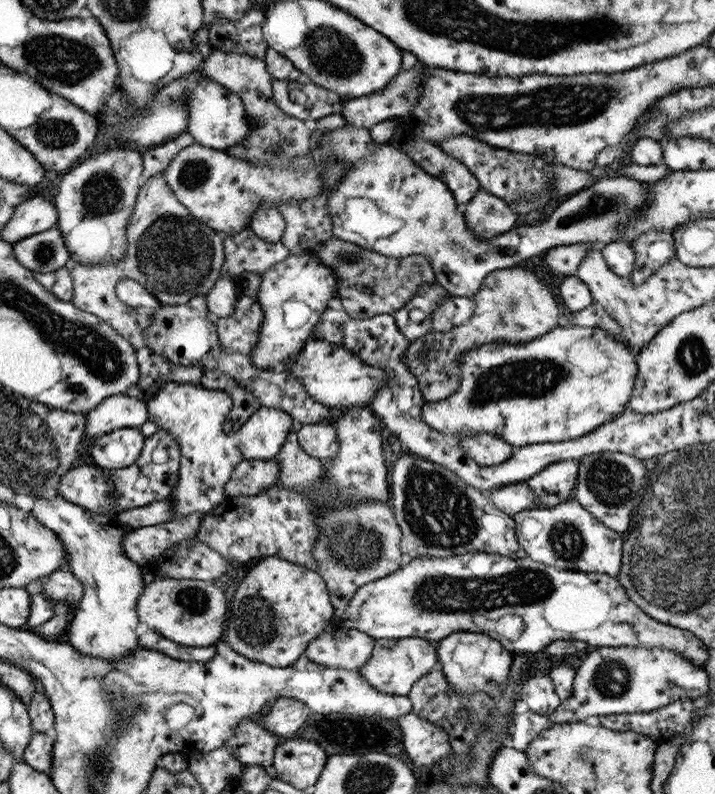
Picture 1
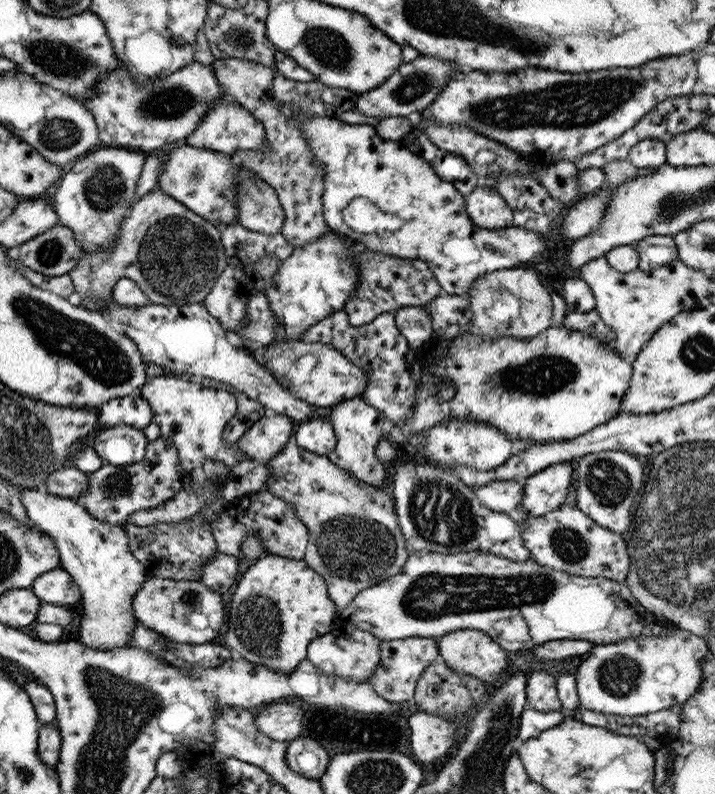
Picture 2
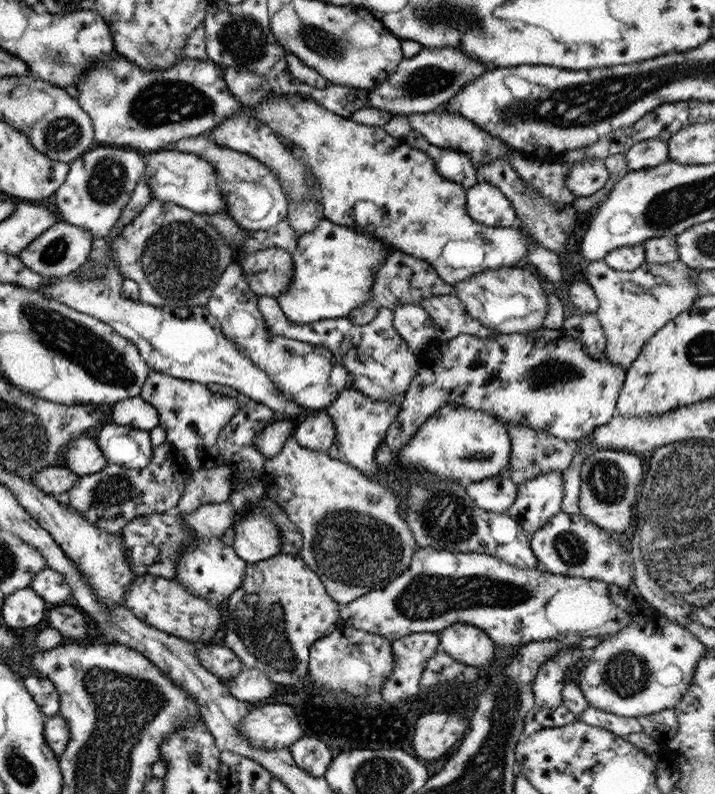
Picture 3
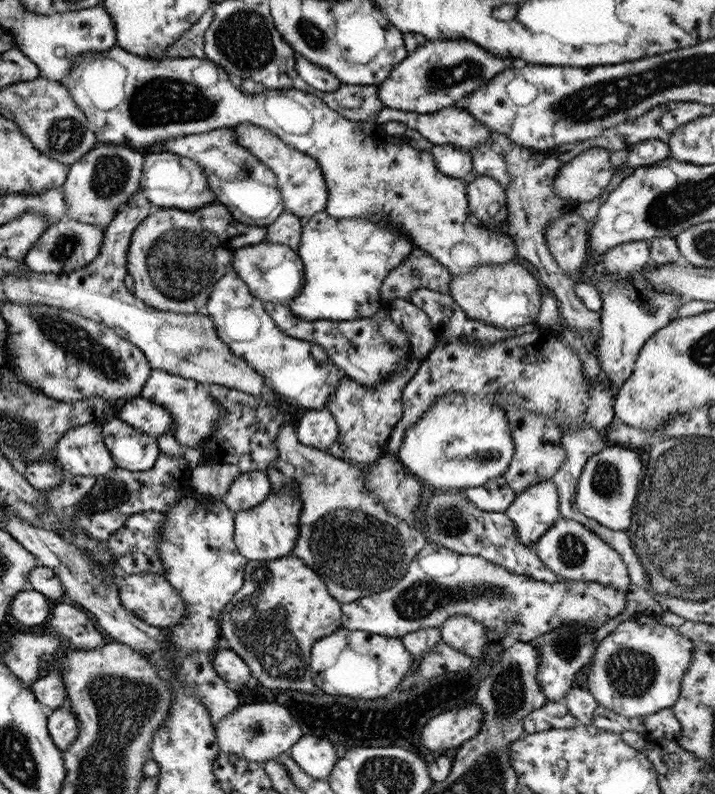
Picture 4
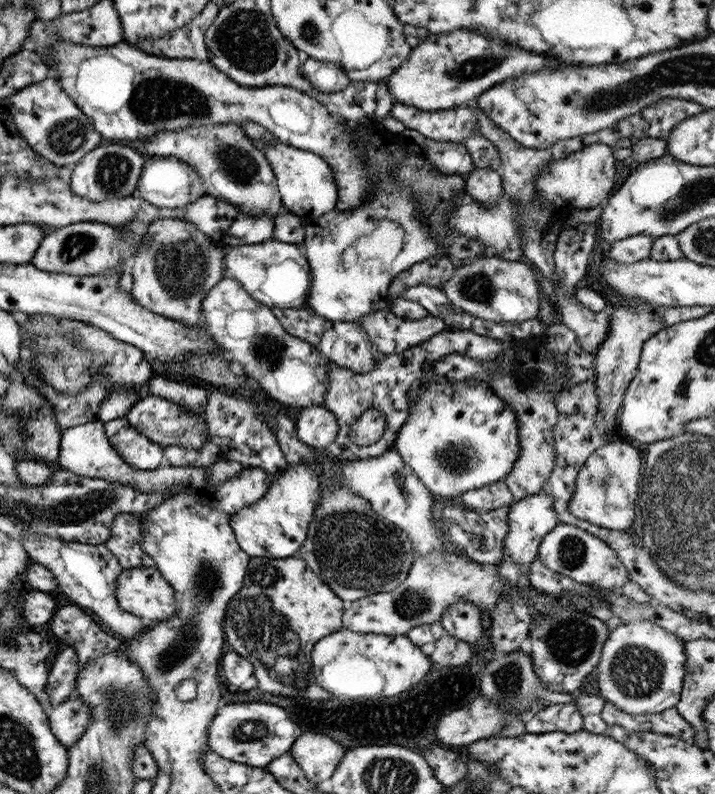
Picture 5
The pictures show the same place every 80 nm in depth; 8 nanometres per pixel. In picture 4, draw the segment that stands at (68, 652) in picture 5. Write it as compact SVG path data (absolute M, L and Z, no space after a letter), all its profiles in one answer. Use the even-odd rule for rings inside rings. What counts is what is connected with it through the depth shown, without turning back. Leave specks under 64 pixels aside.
M60 666L51 667L44 671L44 674L39 680L33 682L33 686L29 686L33 696L39 704L49 706L49 710L59 708L66 701L65 687L61 681Z

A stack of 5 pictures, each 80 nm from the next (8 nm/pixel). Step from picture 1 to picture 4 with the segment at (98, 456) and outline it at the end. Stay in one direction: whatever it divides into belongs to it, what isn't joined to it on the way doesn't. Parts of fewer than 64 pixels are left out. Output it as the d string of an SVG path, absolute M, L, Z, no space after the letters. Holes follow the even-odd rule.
M119 418L103 423L100 436L115 467L145 472L155 464L159 452L156 440L135 431Z

